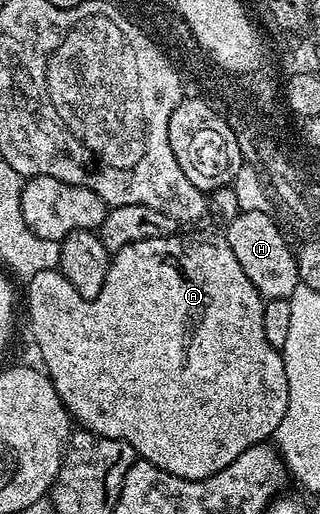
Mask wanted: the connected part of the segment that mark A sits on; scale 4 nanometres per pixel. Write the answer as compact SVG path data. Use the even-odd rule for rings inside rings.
M219 232L187 233L181 237L176 235L161 239L141 239L141 243L129 243L129 247L121 247L121 251L114 253L111 258L101 295L97 295L92 301L82 297L58 268L37 271L25 281L27 321L31 324L31 337L39 348L39 357L43 360L42 368L50 377L68 413L82 428L114 441L129 443L136 455L161 467L161 471L169 471L169 475L196 481L217 475L217 471L229 467L229 463L233 463L233 459L237 459L241 451L249 451L249 447L264 444L268 439L274 438L281 419L285 419L285 407L289 407L289 379L285 379L282 352L272 347L269 339L265 339L264 299L257 287L249 283L245 271L241 271L241 263L237 263L233 256L226 236Z

